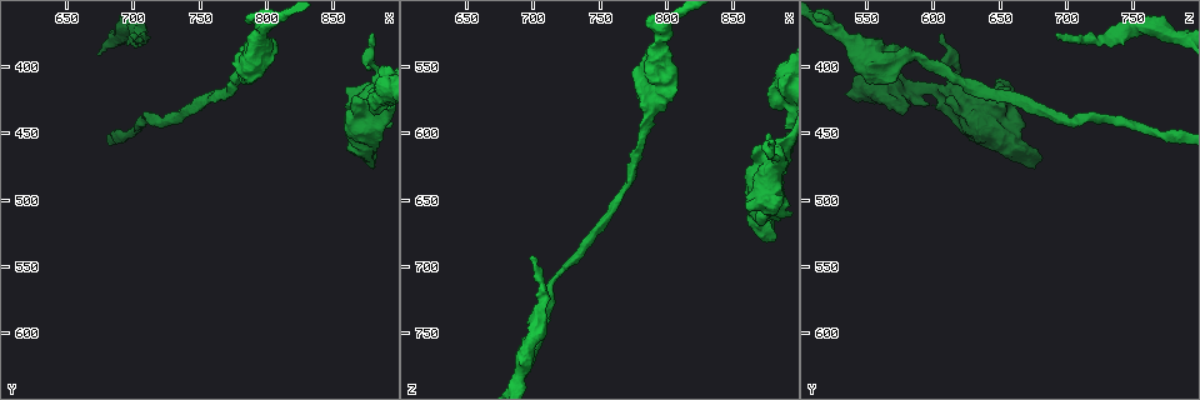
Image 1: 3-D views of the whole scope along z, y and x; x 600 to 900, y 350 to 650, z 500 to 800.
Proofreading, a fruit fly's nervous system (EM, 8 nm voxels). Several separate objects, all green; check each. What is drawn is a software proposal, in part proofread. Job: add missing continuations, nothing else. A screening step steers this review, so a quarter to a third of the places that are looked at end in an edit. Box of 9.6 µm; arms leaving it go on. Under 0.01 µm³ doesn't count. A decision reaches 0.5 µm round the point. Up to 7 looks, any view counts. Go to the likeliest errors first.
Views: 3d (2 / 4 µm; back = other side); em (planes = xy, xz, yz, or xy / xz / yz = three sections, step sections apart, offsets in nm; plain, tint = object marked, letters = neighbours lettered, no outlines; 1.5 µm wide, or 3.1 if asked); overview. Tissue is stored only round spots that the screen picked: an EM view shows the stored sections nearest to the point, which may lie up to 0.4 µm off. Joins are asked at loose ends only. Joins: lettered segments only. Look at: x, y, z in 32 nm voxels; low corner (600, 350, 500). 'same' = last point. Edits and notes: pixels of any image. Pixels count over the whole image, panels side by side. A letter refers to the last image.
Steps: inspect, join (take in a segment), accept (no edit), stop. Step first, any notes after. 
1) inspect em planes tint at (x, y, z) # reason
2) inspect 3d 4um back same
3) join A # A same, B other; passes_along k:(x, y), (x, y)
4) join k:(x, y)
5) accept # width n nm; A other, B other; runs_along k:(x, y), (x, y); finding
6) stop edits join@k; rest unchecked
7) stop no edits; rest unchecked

inspect 3d 2um at (702, 374, 694) # free end

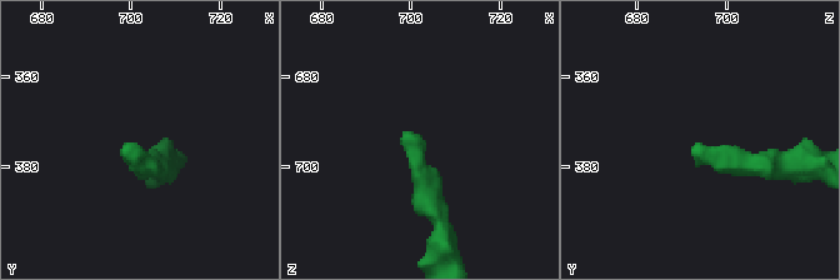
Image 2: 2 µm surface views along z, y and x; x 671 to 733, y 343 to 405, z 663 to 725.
inspect em planes letters at (700, 375, 693)

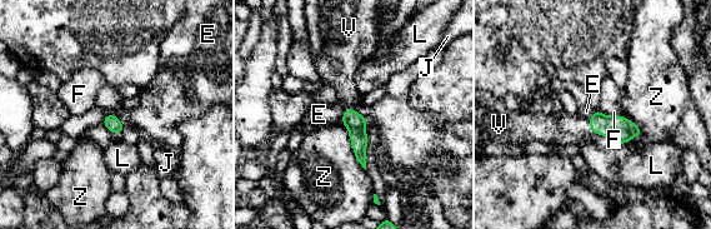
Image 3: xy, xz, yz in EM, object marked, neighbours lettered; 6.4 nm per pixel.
join V # E other, F other, J other, L other, V same, Z other; the cell continues

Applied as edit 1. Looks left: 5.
inspect em planes letters at (882, 472, 676) # branch stops here

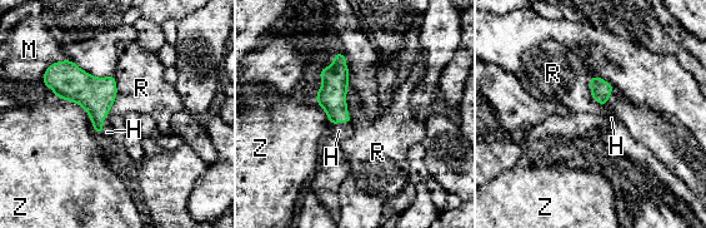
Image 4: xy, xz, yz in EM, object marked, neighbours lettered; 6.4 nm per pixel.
join H # H same, M other, R other, Z other; passes_along 4:(96, 95), (101, 125), (106, 132); the cell continues

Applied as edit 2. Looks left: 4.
inspect overview

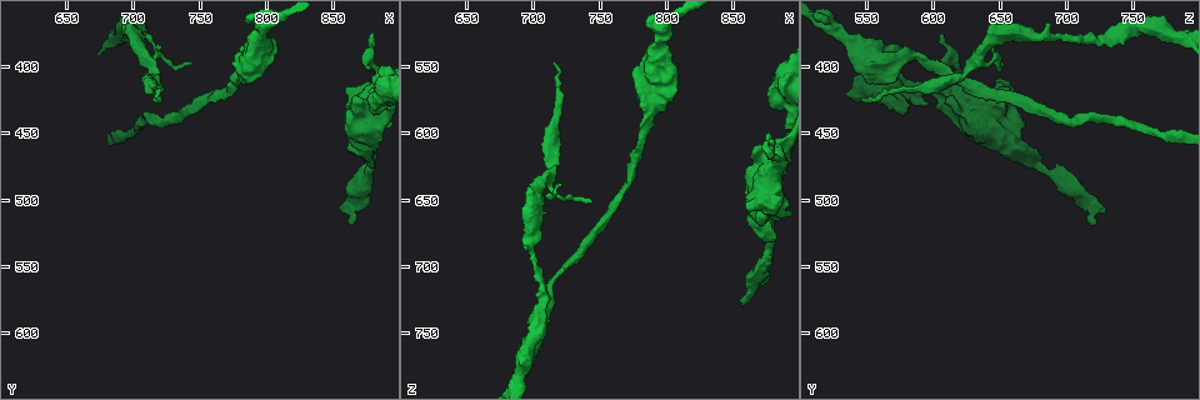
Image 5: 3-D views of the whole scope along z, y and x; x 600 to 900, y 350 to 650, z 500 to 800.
inspect 3d 4um at (880, 376, 606) # thin end

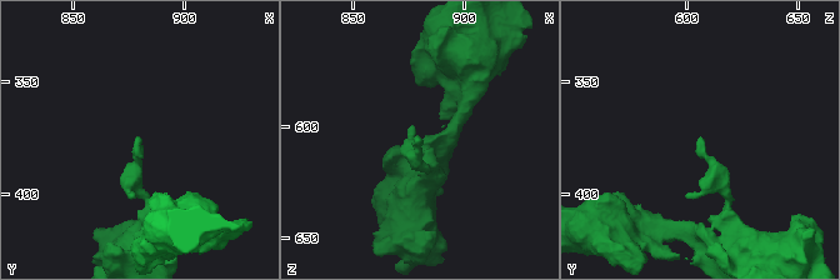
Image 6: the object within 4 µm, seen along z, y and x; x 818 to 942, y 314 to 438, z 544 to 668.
inspect em planes letters at (879, 377, 605)

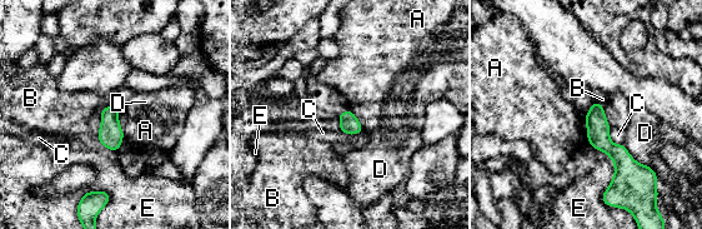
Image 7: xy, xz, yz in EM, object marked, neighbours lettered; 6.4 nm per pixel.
accept # width 130 nm; A other, B other, C other, D other, E other; runs_along 7:(596, 105), (598, 137), (620, 158), (616, 184); no lettered segment goes on from it

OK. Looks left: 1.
stop edits join@3, join@4; rest unchecked

